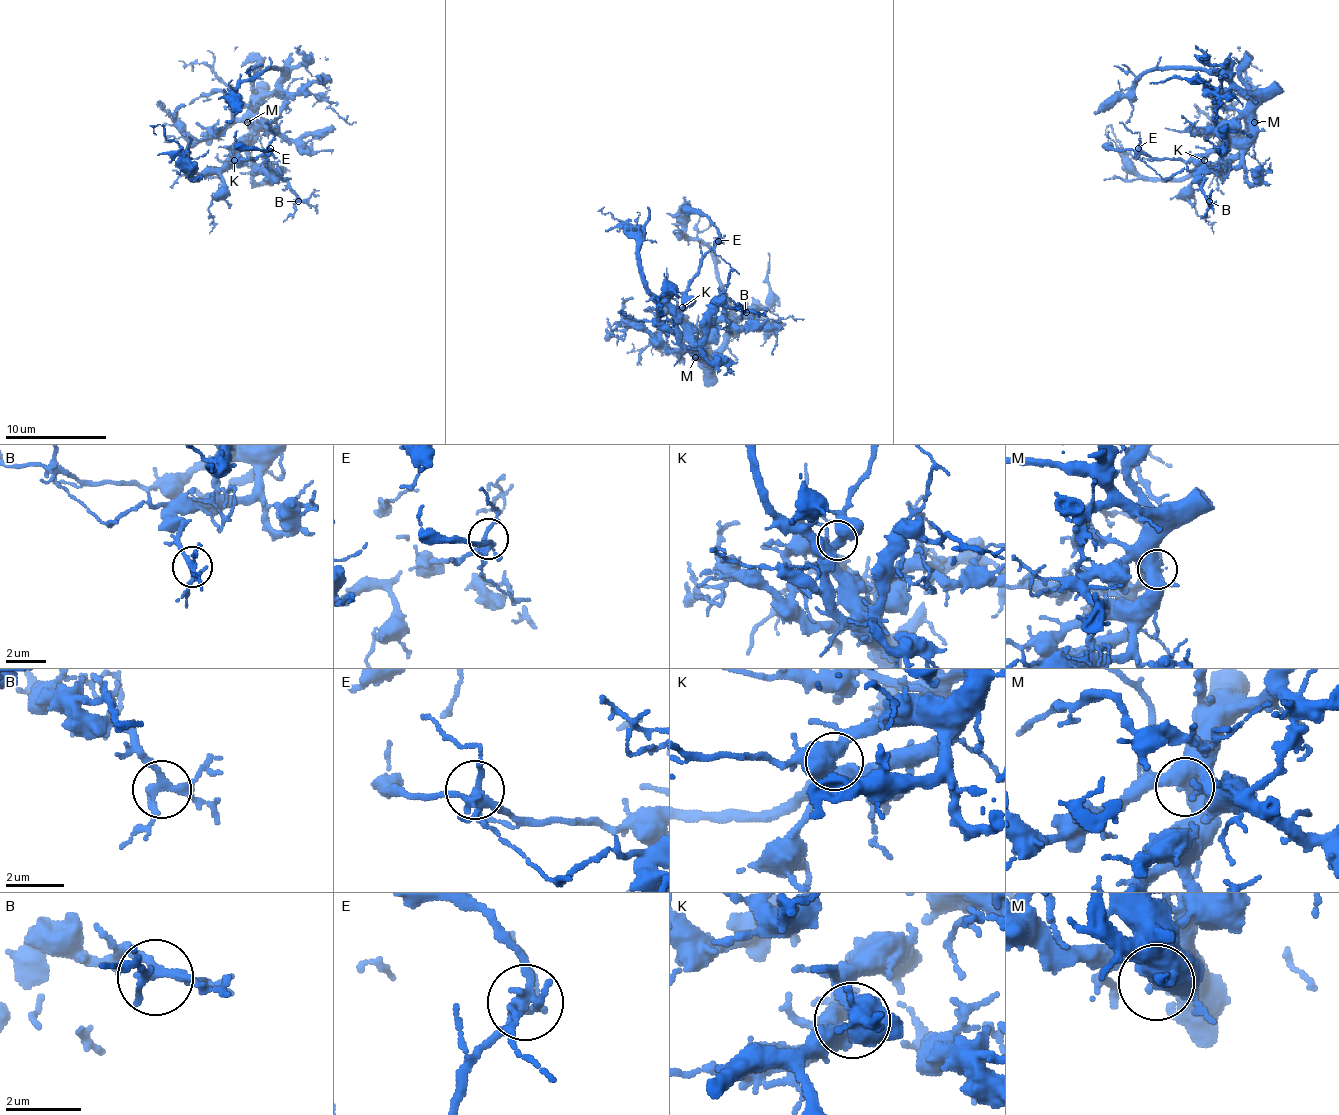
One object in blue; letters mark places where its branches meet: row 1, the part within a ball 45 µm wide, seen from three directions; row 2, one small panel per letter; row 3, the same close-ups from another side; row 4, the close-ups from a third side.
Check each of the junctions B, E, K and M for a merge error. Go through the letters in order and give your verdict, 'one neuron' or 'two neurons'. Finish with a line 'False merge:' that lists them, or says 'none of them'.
B: one neuron
E: one neuron
K: one neuron
M: one neuron
False merge: none of them

